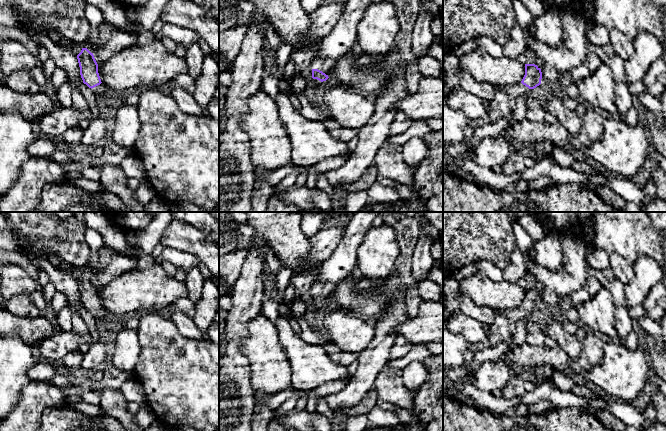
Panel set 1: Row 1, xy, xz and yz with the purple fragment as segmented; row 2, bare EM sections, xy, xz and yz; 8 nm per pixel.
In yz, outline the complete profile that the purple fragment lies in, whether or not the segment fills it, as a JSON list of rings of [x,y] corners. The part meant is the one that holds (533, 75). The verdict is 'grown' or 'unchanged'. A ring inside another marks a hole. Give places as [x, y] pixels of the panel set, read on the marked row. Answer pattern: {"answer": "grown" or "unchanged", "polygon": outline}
{"answer": "grown", "polygon": [[[525,64],[525,75],[520,84],[510,86],[494,86],[495,89],[500,89],[508,95],[518,98],[527,96],[531,89],[536,88],[541,84],[542,72],[535,64]]]}

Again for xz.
{"answer": "grown", "polygon": [[[347,0],[345,10],[342,17],[336,23],[332,31],[321,39],[321,52],[311,63],[312,78],[321,82],[326,81],[333,65],[347,52],[351,51],[357,44],[357,28],[363,18],[365,10],[368,8],[372,0]]]}

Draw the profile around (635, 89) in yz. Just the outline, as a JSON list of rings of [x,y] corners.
[[[641,81],[641,82],[637,82],[634,84],[630,84],[629,91],[630,91],[631,95],[634,96],[634,95],[639,95],[640,93],[646,91],[646,88]]]

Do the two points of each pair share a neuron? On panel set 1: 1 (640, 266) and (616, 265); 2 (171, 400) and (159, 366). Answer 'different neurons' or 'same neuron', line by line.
1: different neurons
2: same neuron

